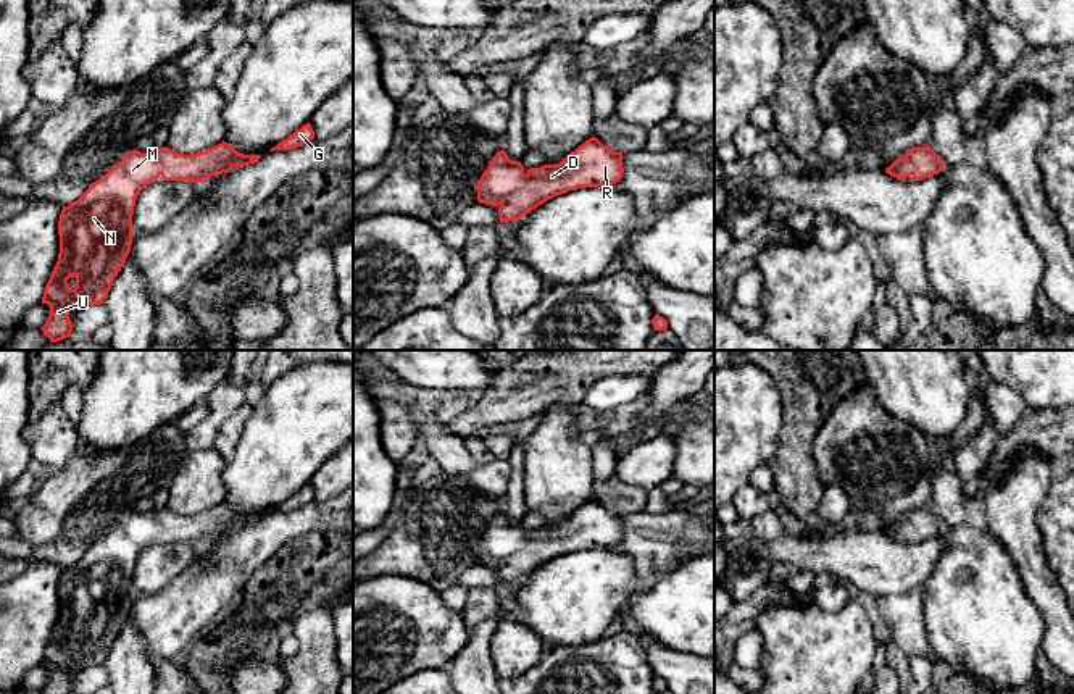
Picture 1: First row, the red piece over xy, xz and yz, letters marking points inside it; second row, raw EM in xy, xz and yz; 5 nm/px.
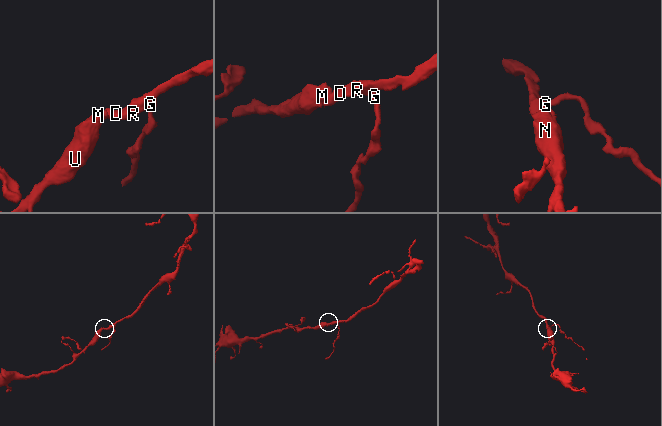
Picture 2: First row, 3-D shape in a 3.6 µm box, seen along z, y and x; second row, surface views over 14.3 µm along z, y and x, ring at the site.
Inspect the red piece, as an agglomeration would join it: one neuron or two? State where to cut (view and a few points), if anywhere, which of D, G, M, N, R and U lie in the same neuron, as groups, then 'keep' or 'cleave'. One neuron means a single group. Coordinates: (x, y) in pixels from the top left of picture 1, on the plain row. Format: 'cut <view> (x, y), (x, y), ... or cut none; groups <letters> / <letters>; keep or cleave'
cut none; groups D G M N R U; keep

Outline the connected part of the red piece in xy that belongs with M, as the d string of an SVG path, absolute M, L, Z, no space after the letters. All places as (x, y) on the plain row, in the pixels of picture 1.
M224 502L205 513L190 516L177 515L168 508L156 510L155 515L131 512L103 539L92 544L74 565L63 568L58 583L58 623L42 658L42 665L50 668L50 676L40 691L44 694L73 694L71 671L103 665L131 613L132 576L142 550L160 537L164 542L192 542L198 546L211 537L229 534L234 528L248 528L260 520L261 516L237 513Z

